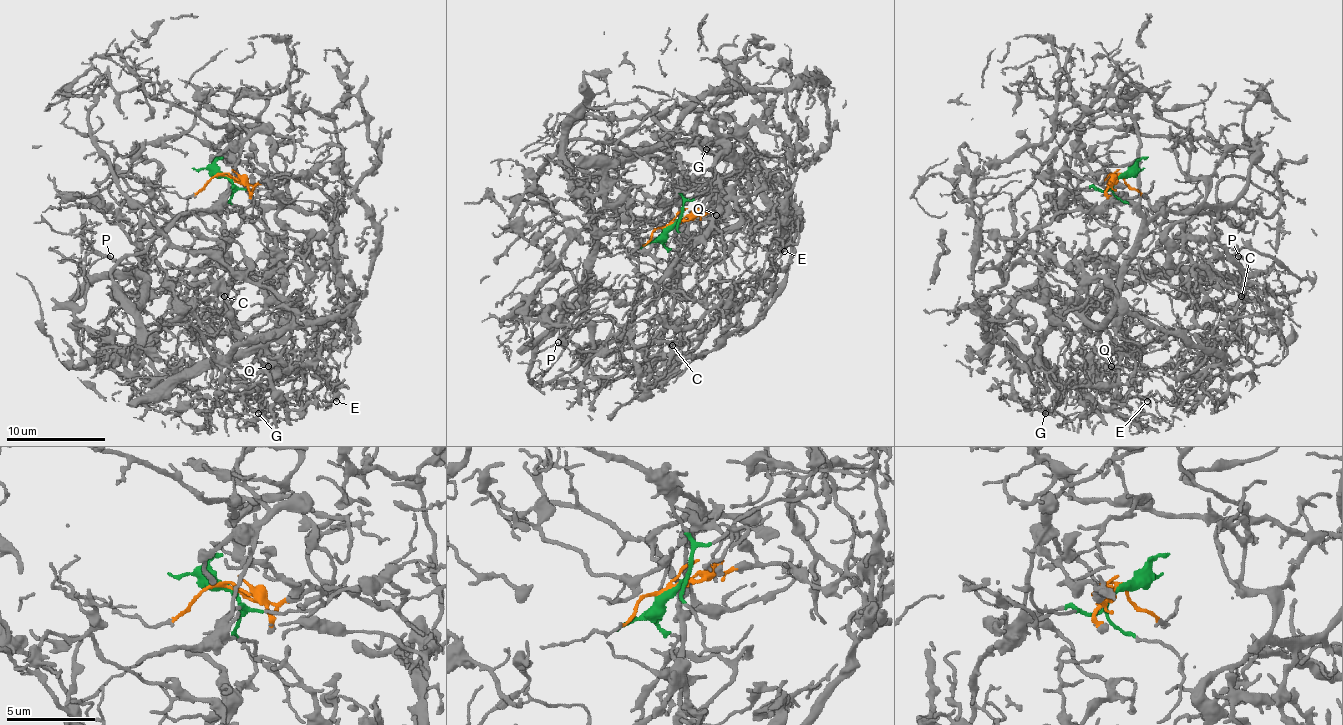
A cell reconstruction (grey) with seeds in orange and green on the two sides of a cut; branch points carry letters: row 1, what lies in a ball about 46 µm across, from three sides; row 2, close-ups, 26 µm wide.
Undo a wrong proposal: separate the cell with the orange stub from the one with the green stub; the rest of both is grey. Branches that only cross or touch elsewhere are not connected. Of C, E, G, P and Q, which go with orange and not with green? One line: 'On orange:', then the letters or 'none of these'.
On orange: C, E, G, Q

